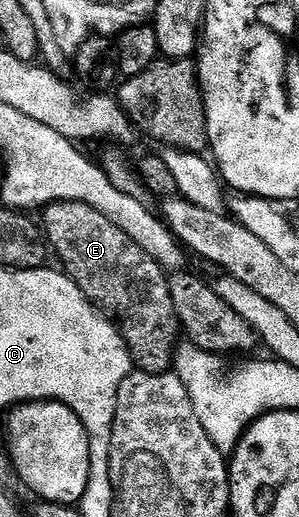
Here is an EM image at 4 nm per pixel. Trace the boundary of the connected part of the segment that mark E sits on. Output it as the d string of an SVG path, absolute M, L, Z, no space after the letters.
M62 200L56 204L46 205L42 211L44 212L41 227L57 260L63 263L60 264L62 271L70 276L71 281L87 295L87 299L95 305L96 309L102 310L108 317L117 321L134 363L144 372L172 371L177 351L175 331L178 333L181 325L175 314L169 276L162 265L147 254L133 238L105 218L101 210L85 202Z

